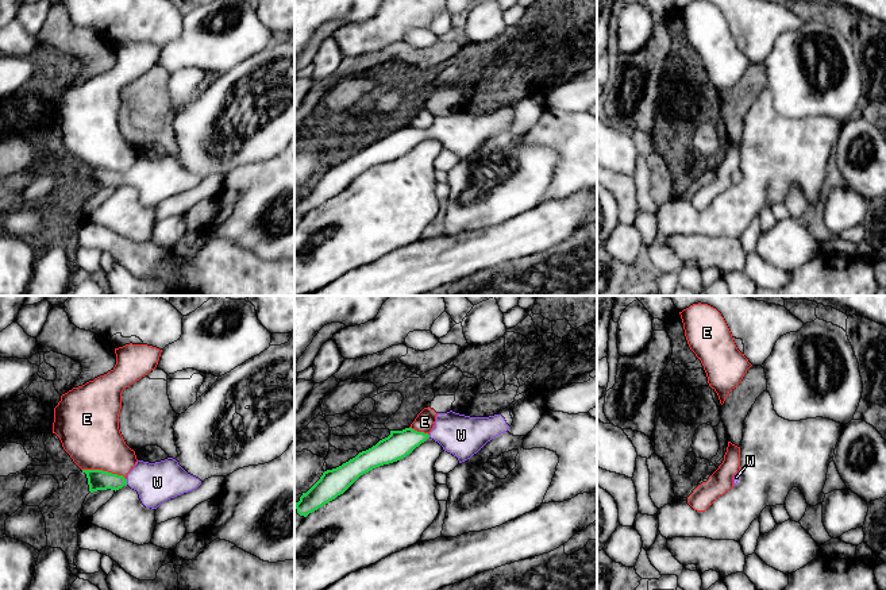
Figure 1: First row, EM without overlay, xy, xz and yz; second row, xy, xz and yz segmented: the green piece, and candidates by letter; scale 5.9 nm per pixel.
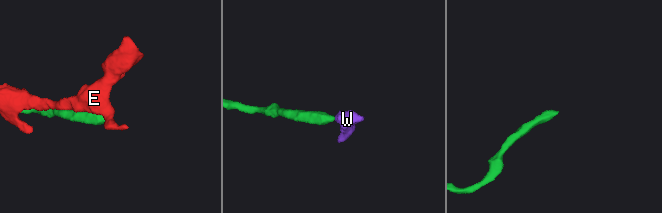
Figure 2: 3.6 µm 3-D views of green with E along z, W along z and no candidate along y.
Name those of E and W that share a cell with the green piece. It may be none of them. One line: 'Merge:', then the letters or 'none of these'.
Merge: W

